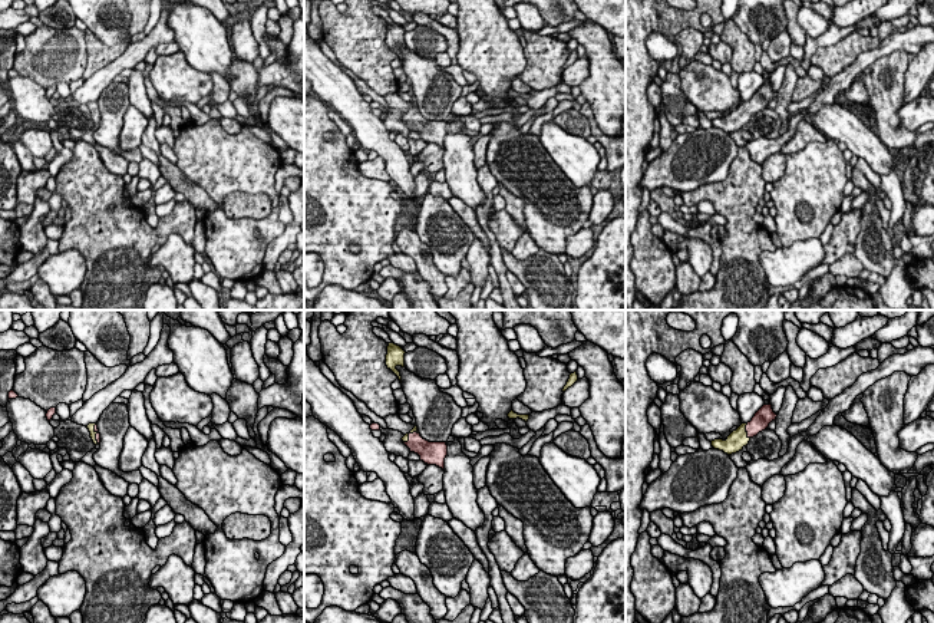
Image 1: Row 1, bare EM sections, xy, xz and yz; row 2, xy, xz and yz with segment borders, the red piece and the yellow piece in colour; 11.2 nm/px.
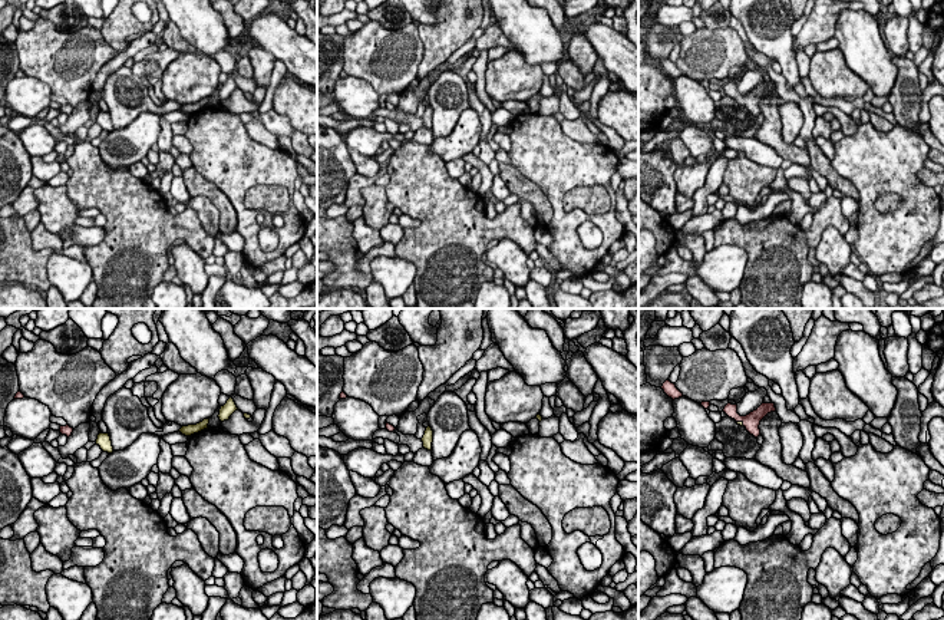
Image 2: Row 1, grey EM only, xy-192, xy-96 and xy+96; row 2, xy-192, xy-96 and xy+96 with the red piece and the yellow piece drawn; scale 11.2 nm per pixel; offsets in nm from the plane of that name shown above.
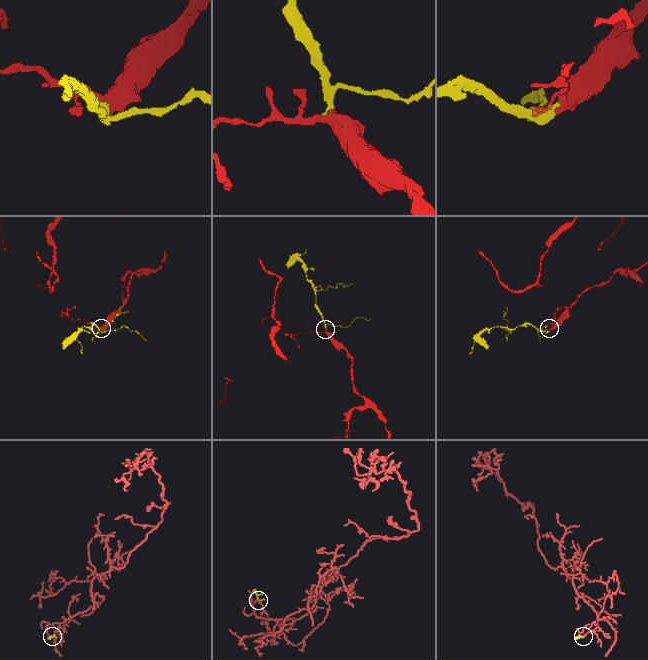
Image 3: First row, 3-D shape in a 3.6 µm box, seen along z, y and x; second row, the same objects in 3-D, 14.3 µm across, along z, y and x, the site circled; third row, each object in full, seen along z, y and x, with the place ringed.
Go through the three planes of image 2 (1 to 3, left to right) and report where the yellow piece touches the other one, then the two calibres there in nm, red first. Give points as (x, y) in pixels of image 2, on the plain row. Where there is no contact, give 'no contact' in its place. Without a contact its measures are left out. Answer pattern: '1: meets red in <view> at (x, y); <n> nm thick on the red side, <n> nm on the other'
1: no contact
2: no contact
3: meets red in xy+96 at (740, 99); 190 nm thick on the red side, 50 nm on the other

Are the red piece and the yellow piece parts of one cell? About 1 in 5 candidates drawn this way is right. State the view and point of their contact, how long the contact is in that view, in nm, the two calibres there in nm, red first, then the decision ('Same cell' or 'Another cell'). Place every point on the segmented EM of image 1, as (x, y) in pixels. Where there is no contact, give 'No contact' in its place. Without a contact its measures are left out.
Touches red at yz (746, 431). Shared border 180 nm. Thickness 200 nm (red) against 220 nm. Same cell

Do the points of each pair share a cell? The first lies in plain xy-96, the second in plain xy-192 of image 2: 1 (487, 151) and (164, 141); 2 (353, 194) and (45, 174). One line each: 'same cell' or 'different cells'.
1: different cells
2: different cells

